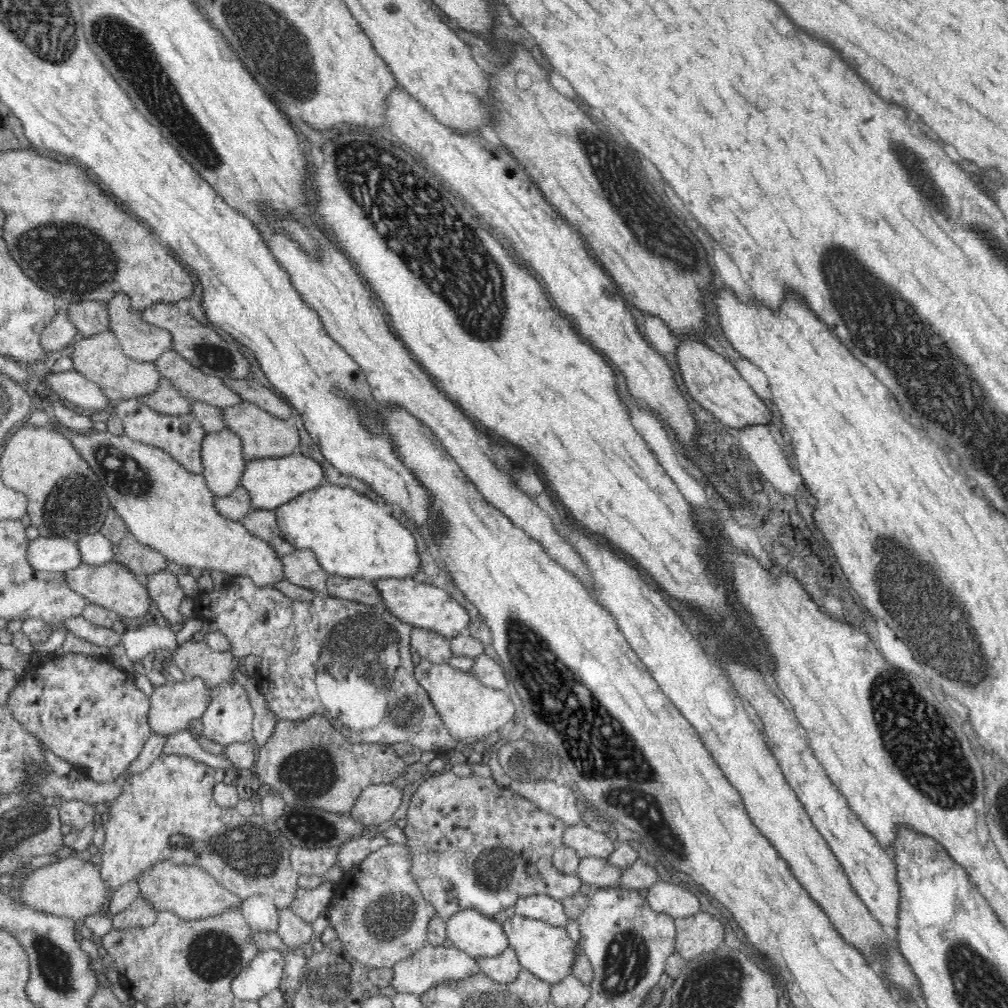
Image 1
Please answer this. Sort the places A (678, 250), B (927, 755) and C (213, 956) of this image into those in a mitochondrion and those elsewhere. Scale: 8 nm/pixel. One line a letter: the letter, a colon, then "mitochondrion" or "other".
A: mitochondrion
B: mitochondrion
C: mitochondrion

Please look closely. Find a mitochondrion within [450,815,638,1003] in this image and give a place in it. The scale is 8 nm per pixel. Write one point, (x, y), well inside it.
(494, 870)

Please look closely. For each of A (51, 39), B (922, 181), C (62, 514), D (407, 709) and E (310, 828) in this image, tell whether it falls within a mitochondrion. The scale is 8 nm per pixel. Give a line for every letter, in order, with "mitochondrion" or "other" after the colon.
A: mitochondrion
B: mitochondrion
C: mitochondrion
D: mitochondrion
E: mitochondrion

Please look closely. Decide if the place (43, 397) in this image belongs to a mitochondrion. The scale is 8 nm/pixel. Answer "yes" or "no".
no

